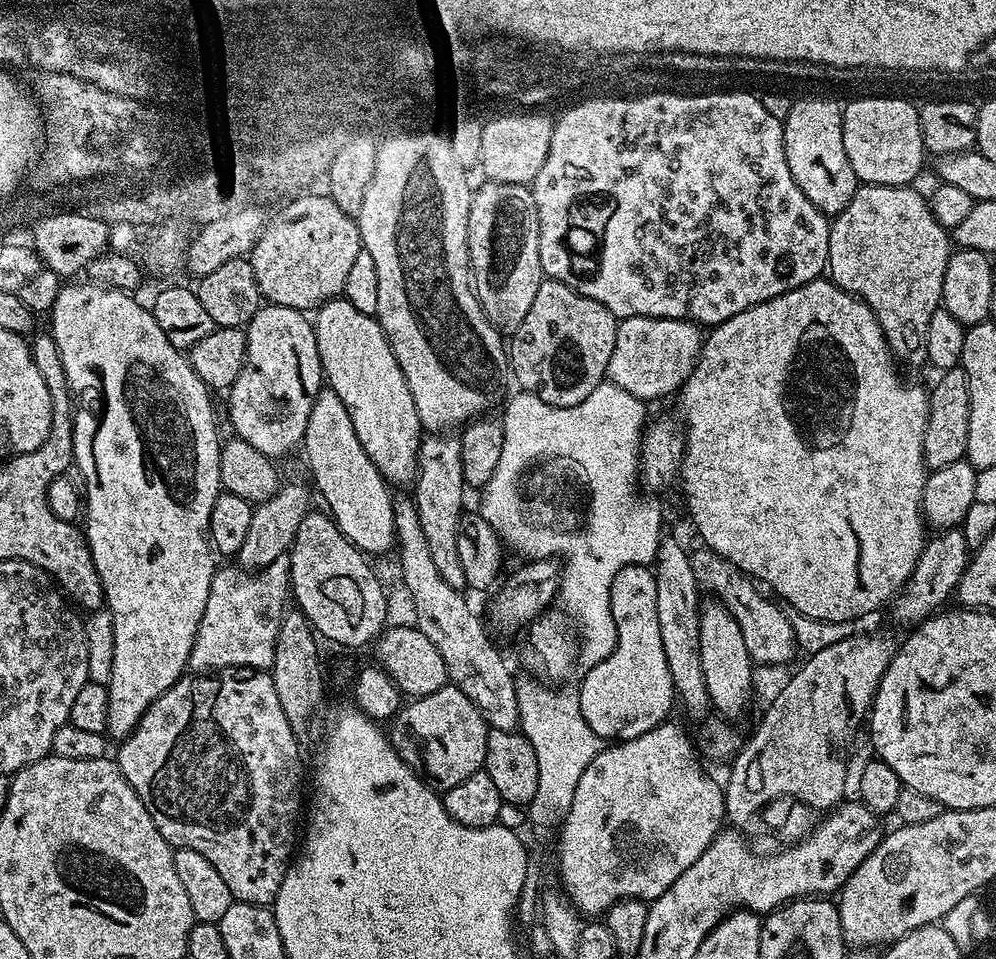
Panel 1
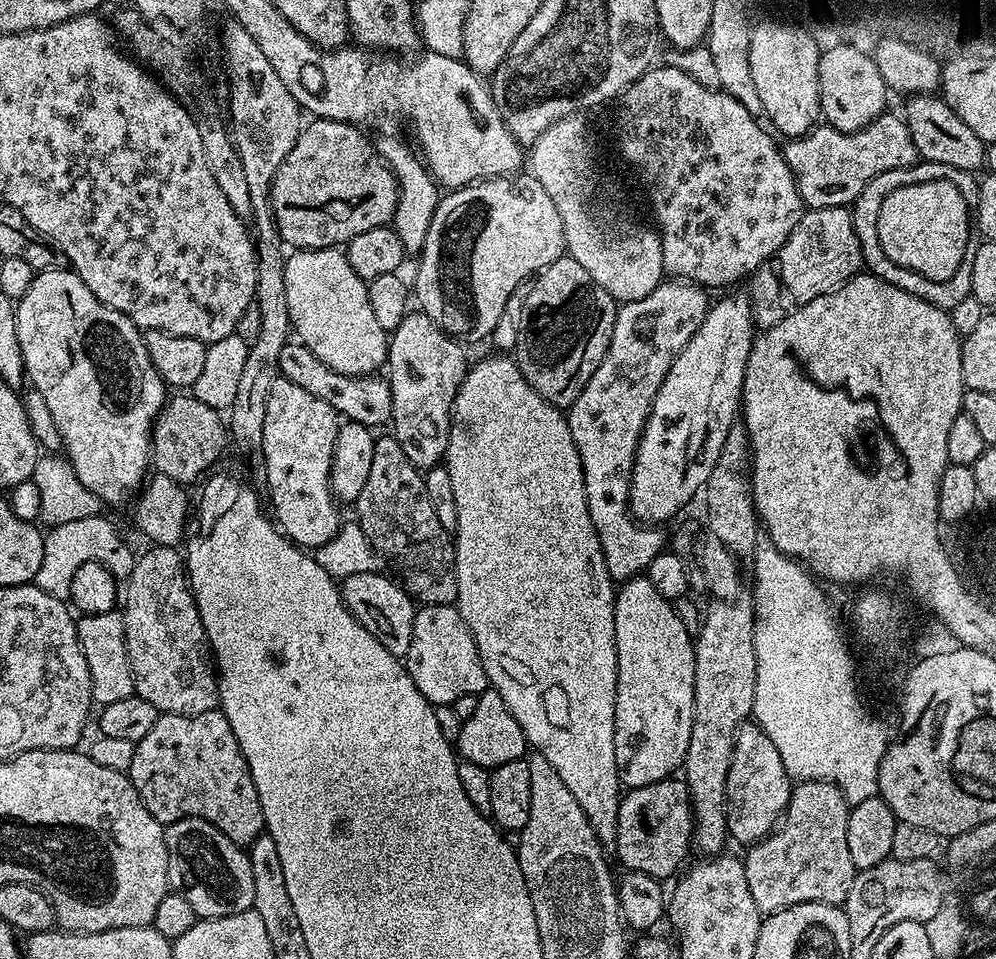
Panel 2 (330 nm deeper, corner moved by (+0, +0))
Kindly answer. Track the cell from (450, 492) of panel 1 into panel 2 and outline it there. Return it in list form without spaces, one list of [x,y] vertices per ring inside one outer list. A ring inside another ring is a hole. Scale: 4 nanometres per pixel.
[[[419,310],[409,311],[390,333],[386,365],[386,379],[392,391],[390,432],[406,458],[421,470],[437,467],[448,450],[452,403],[470,367],[459,347],[463,348]]]

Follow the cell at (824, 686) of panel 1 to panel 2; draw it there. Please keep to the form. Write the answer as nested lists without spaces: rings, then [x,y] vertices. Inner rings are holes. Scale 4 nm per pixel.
[[[805,780],[793,787],[792,796],[788,799],[788,808],[784,811],[780,823],[764,839],[751,845],[745,851],[748,853],[743,853],[742,856],[746,886],[750,886],[754,906],[758,906],[761,914],[771,914],[806,902],[843,905],[858,871],[850,858],[850,846],[846,843],[849,811],[848,800],[833,781]]]

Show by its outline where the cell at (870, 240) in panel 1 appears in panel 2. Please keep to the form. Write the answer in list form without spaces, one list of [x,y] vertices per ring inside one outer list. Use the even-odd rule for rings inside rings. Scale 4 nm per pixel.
[[[920,160],[908,168],[899,168],[890,170],[886,174],[878,174],[865,188],[859,192],[856,199],[850,205],[852,221],[854,222],[854,234],[858,234],[858,242],[862,246],[862,258],[864,259],[863,267],[871,275],[876,276],[879,280],[890,282],[890,286],[898,286],[898,290],[906,290],[911,296],[922,298],[939,308],[950,310],[972,294],[970,286],[972,267],[974,267],[974,254],[978,254],[978,243],[972,242],[962,257],[962,262],[958,265],[958,270],[950,275],[946,281],[930,281],[924,278],[922,274],[912,273],[910,269],[904,269],[900,265],[888,260],[883,253],[882,245],[878,238],[878,212],[882,207],[882,202],[891,191],[898,190],[907,184],[930,182],[934,179],[946,179],[958,188],[962,198],[969,202],[974,202],[978,198],[980,189],[980,180],[975,175],[966,170],[958,170],[958,166],[946,166],[942,162],[930,162],[929,160]]]

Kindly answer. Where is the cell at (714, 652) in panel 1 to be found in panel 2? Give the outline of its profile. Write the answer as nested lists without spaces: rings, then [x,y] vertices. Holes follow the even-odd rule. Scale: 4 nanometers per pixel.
[[[745,722],[736,732],[734,754],[726,774],[726,822],[733,841],[751,846],[764,839],[780,823],[792,796],[793,781],[782,766],[782,757],[770,738],[754,722]]]

